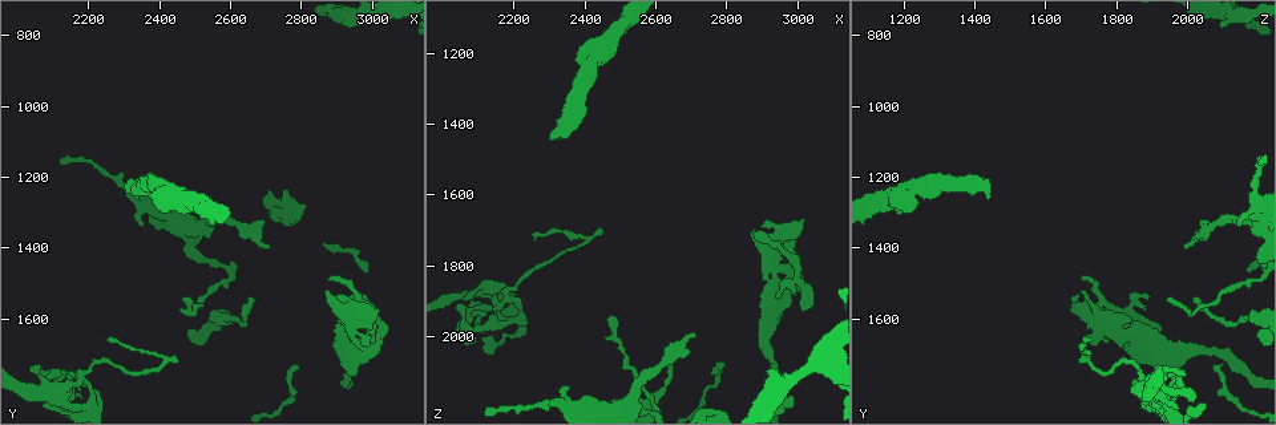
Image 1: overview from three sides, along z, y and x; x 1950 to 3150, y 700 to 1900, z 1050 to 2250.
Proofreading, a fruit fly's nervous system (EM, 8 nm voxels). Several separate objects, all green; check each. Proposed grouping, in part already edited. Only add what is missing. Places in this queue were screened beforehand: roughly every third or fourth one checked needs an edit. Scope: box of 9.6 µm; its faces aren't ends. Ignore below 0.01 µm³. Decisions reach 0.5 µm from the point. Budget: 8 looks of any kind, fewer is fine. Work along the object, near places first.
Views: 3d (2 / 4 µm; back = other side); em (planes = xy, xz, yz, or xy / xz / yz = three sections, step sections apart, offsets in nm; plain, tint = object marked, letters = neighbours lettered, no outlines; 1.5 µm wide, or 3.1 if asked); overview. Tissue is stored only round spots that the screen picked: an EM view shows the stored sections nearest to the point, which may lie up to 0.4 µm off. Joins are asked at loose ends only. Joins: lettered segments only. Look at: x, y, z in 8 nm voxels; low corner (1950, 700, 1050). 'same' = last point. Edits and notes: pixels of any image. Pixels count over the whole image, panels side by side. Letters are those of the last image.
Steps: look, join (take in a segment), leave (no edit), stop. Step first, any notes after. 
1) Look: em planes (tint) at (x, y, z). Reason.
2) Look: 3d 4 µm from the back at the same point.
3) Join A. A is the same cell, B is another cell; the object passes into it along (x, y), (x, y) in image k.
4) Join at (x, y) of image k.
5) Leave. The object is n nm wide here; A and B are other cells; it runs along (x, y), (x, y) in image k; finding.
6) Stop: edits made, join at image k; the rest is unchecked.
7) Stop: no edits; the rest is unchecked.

Look: 3d 4 µm at (2890, 1650, 1930). An open end.

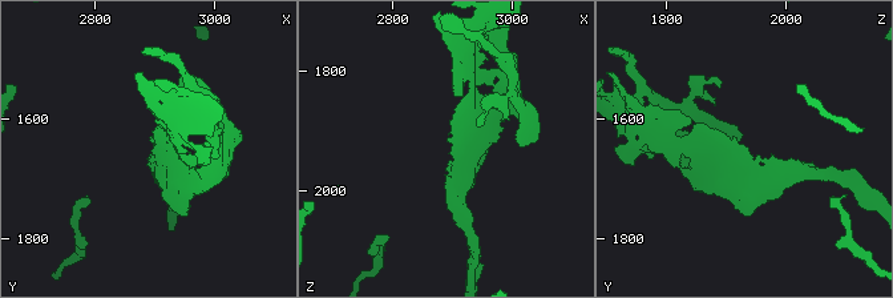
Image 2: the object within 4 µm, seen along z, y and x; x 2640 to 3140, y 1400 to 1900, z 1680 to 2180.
Look: em planes (letters) at (2905, 1655, 1930).

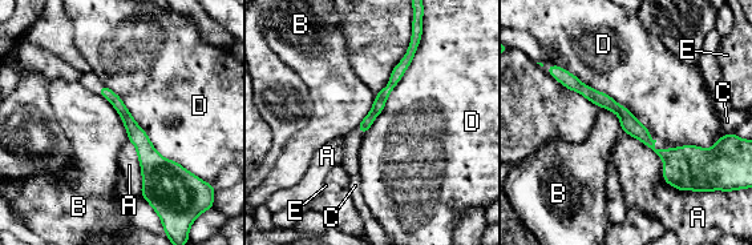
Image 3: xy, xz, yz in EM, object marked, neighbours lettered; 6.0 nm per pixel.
Leave. A, B, C, D and E are other cells; it runs along (562, 75), (613, 105), (658, 152), (695, 161) in image 3; no lettered segment goes on from it.

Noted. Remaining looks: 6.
Look: em planes (letters) at (2480, 1550, 1940). Tapers out.

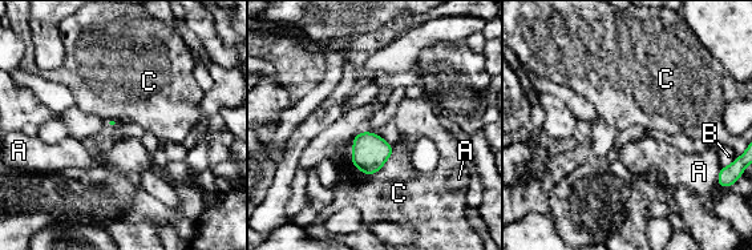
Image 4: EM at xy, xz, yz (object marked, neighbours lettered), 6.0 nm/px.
Leave. A, B and C are other cells; no lettered segment goes on from it.

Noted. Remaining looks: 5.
Look: 3d 4 µm from the back at (2260, 1660, 1740).

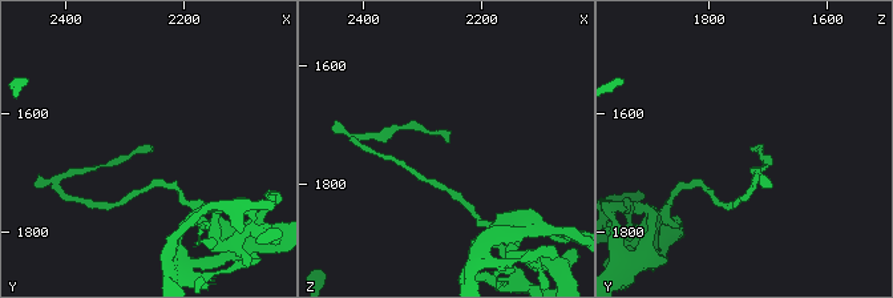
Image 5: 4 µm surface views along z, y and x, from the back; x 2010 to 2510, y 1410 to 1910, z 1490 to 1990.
Look: em planes (plain) at (2260, 1660, 1730). Shape alone is not enough.

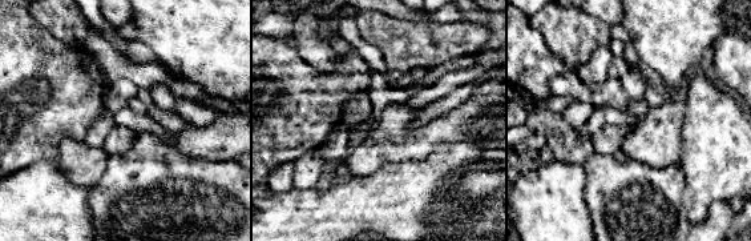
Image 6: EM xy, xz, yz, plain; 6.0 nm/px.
Look: em planes (letters) at the same point.

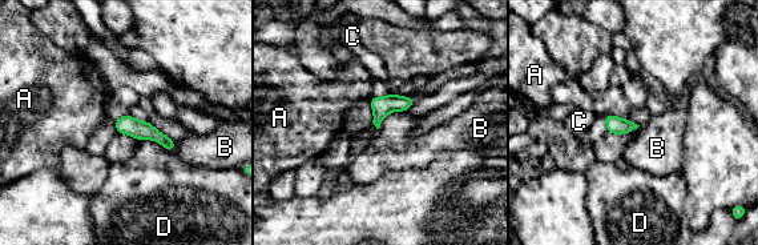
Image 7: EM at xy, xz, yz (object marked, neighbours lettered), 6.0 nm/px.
Leave. The longest contact is with D, 220 nm; A, B, C and D are other cells; a border runs along (406, 111), (391, 111), (378, 129) in image 7; no lettered segment goes on from it.

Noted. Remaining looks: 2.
Stop: no edits; the rest is unchecked.

